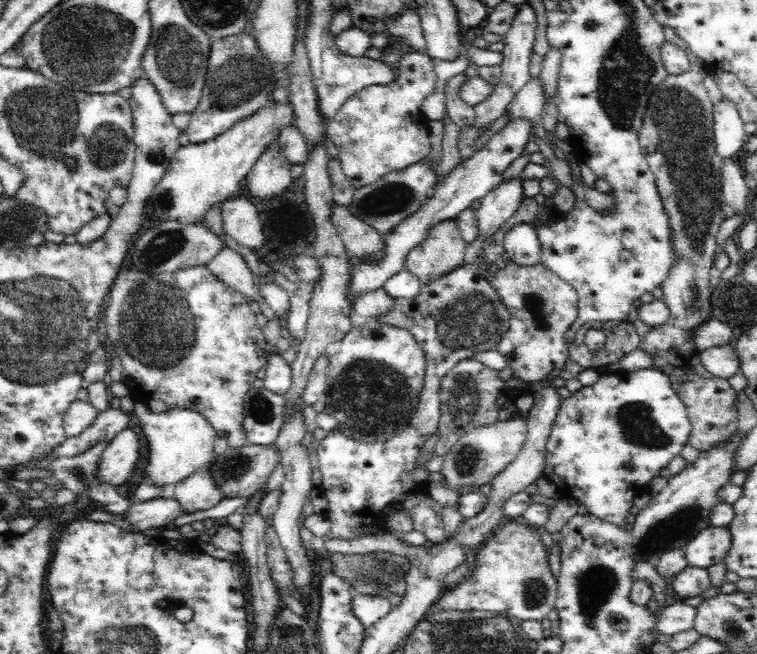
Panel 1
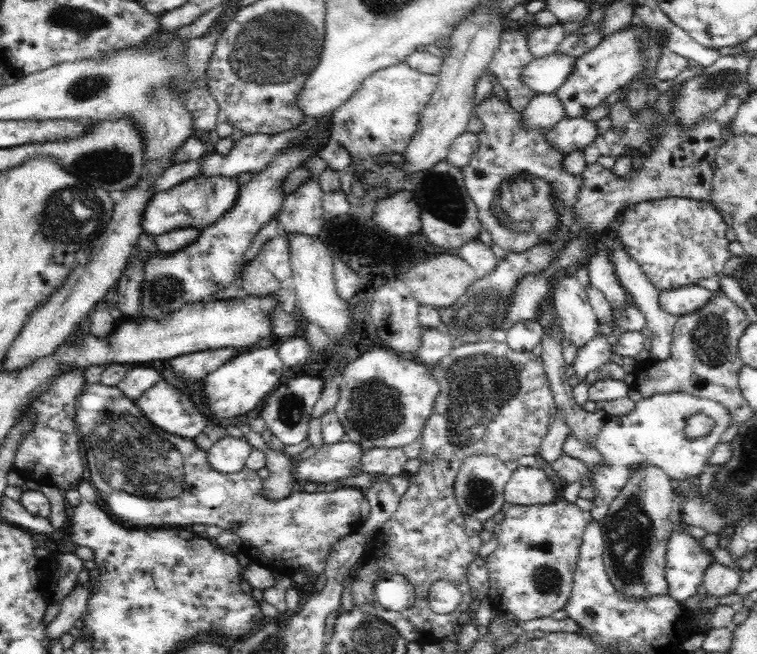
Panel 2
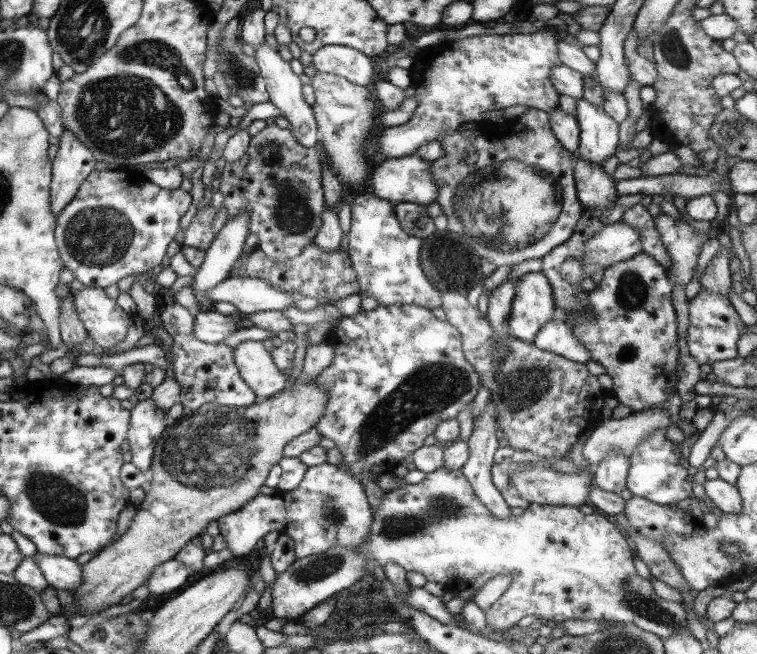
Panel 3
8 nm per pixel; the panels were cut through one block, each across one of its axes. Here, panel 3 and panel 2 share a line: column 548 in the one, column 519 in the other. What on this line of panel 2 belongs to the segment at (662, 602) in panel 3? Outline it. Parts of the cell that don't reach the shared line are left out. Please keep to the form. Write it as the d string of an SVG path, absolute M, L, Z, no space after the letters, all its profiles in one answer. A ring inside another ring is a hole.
M560 499L550 504L512 505L503 515L493 528L494 550L484 559L488 571L487 598L499 614L514 614L516 620L522 623L552 616L554 612L562 610L570 598L583 532L587 524L593 521L590 513L582 511L576 503L570 504Z

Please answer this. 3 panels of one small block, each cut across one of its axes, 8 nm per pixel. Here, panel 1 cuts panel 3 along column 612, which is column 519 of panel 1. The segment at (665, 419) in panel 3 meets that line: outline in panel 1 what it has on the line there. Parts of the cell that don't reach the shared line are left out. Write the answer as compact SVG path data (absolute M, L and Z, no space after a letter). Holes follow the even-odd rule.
M516 419L496 421L494 424L486 424L467 432L444 454L441 470L444 476L443 483L454 491L462 486L474 486L477 489L483 484L488 484L498 472L502 472L518 456L526 437L525 421Z

